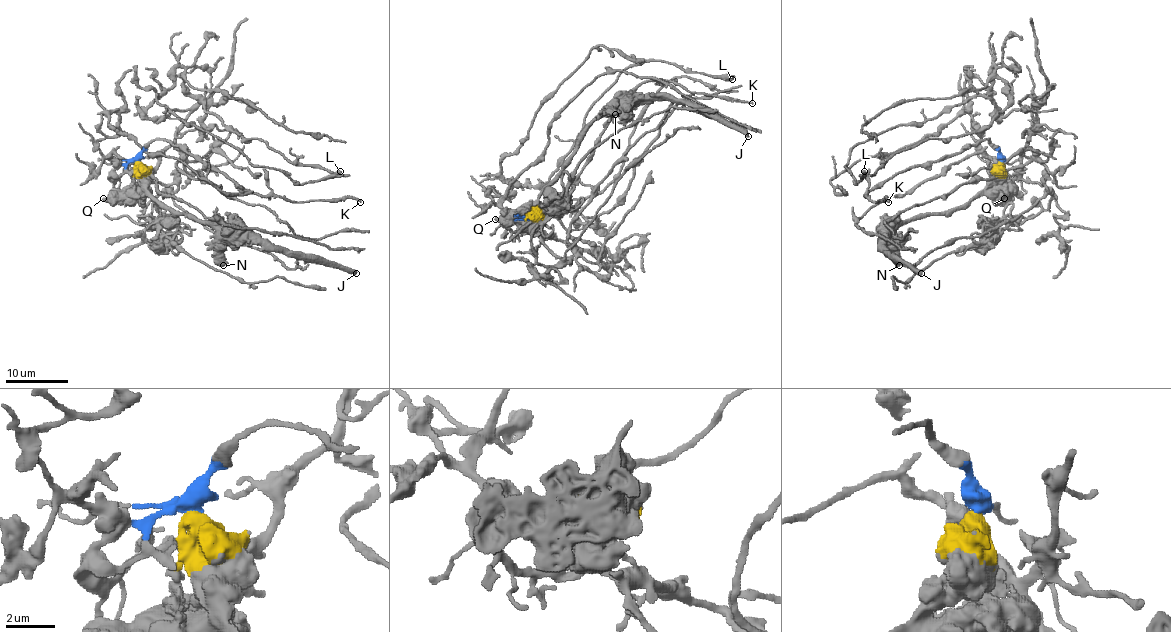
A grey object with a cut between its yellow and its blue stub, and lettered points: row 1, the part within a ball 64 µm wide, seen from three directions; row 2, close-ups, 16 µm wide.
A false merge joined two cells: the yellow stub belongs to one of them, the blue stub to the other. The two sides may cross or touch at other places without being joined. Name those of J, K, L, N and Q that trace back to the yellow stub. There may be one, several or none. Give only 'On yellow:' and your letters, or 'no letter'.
On yellow: J, N, Q

